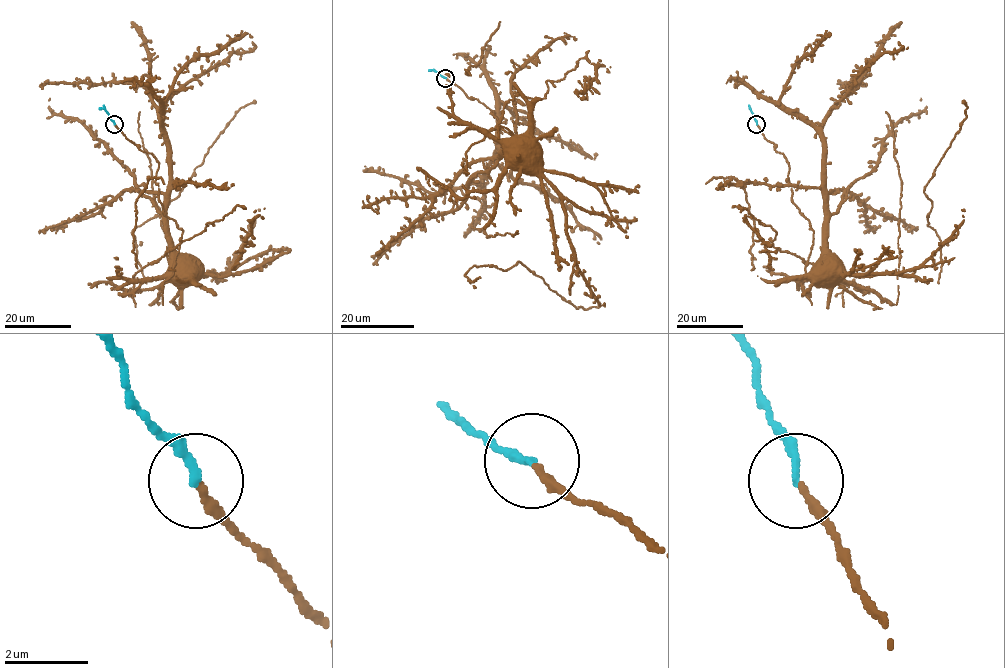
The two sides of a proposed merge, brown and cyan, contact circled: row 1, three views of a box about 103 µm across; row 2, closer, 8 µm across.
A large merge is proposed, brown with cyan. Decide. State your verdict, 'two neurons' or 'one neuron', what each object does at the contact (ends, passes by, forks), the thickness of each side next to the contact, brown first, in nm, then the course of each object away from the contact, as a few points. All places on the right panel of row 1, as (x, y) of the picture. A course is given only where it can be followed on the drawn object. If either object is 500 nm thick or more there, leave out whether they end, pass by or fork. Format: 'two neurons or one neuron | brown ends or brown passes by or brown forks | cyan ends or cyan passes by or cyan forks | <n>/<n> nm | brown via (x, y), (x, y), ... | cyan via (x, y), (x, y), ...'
one neuron | brown ends | cyan ends | 220/200 nm | brown via (757, 124), (788, 163), (792, 201), (814, 232), (805, 273), (812, 272), (815, 278), (818, 276) | cyan via (757, 124), (750, 109)

